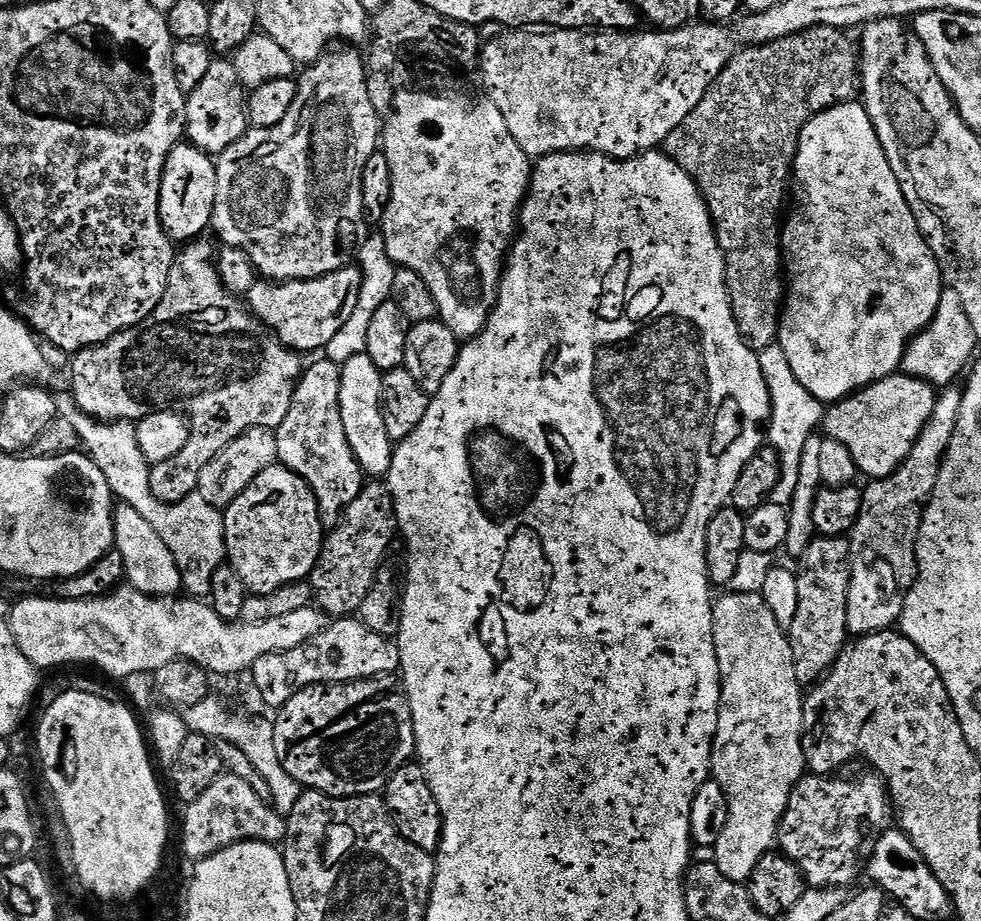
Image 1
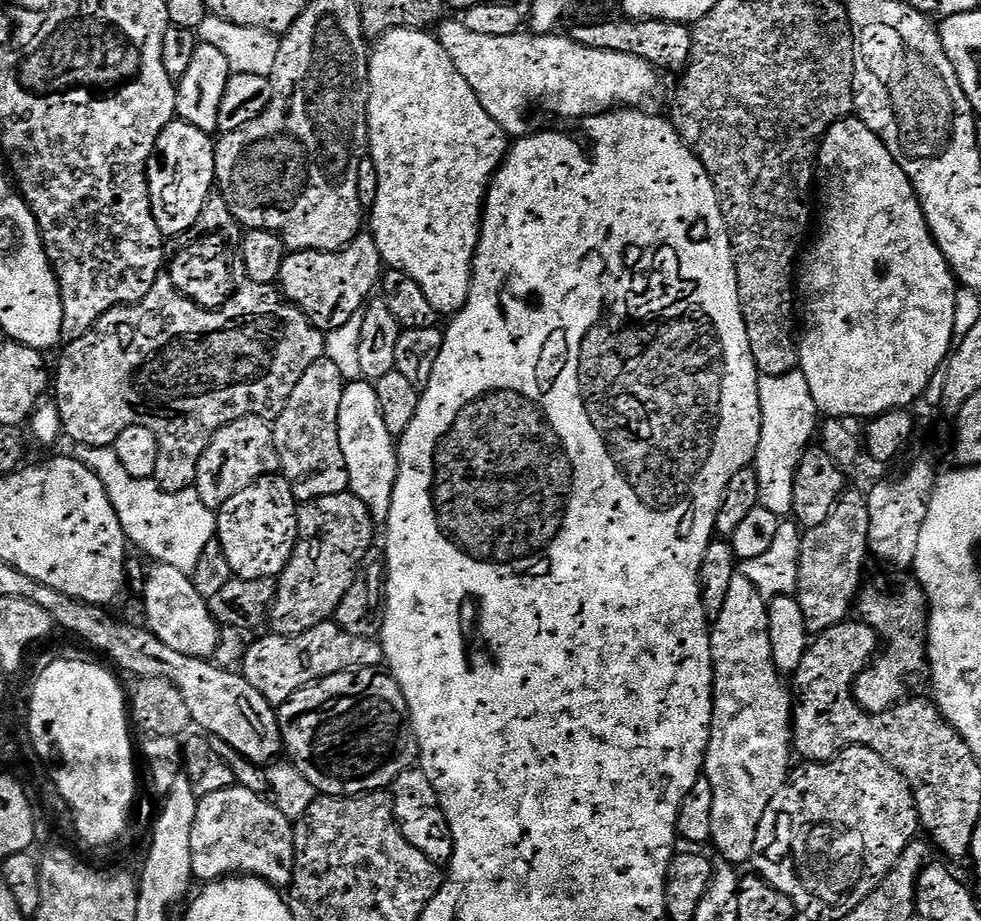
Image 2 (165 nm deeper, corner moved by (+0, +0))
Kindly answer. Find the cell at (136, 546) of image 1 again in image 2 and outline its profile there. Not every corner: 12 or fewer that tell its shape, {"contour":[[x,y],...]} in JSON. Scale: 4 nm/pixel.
{"contour":[[153,563],[148,631],[178,654],[207,657],[218,625],[189,573]]}

